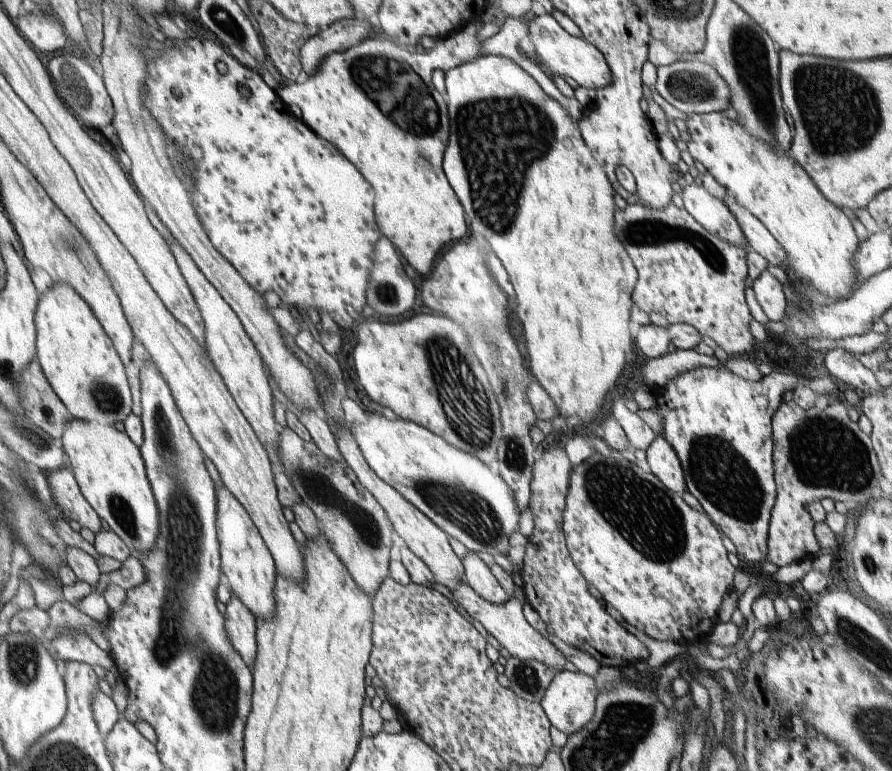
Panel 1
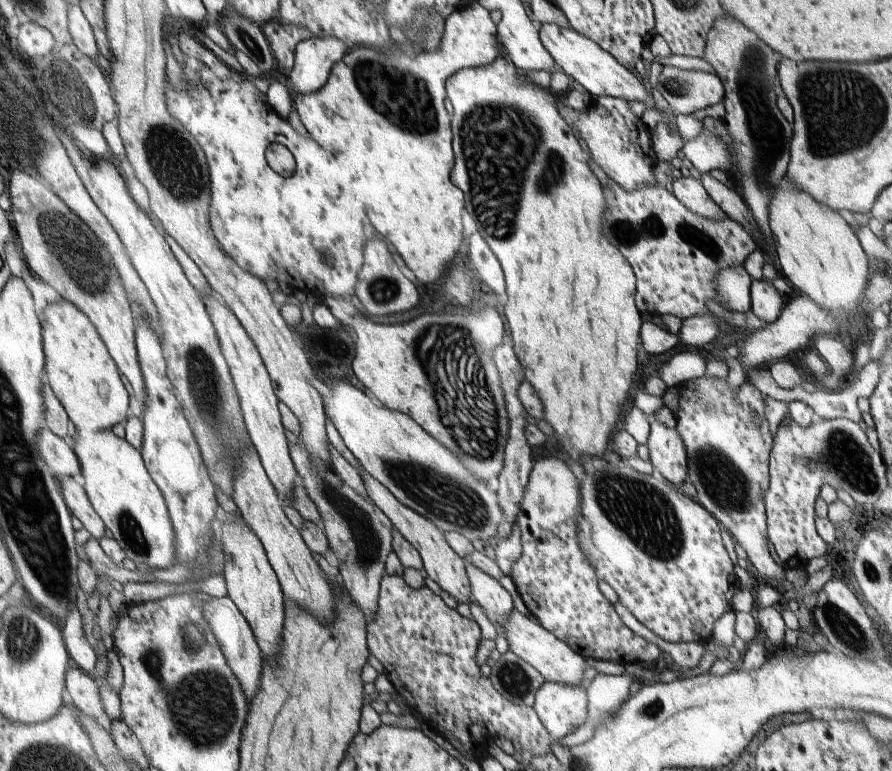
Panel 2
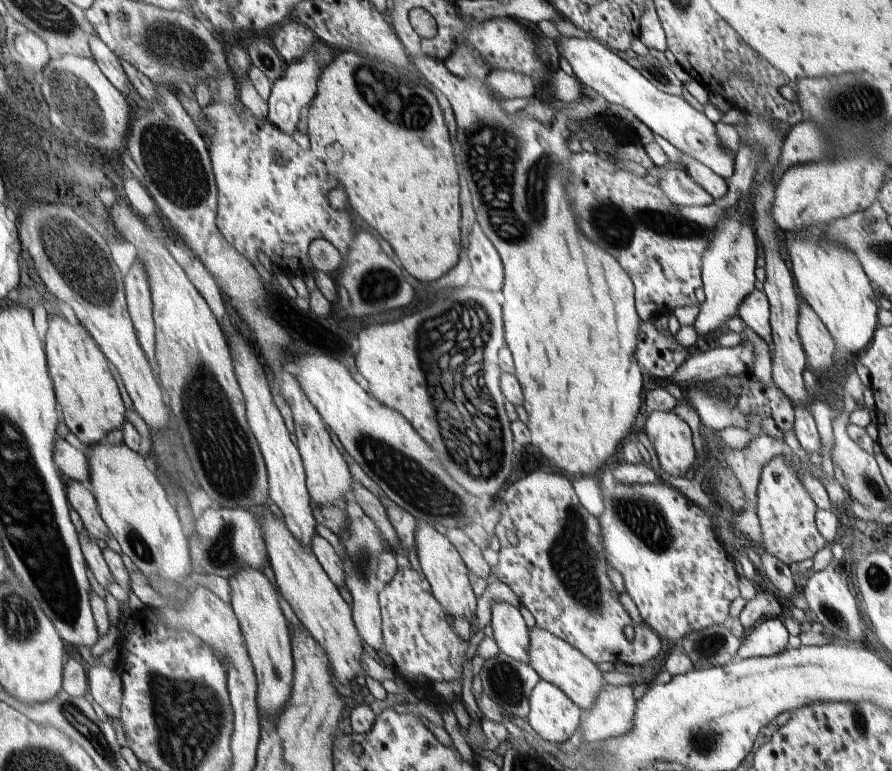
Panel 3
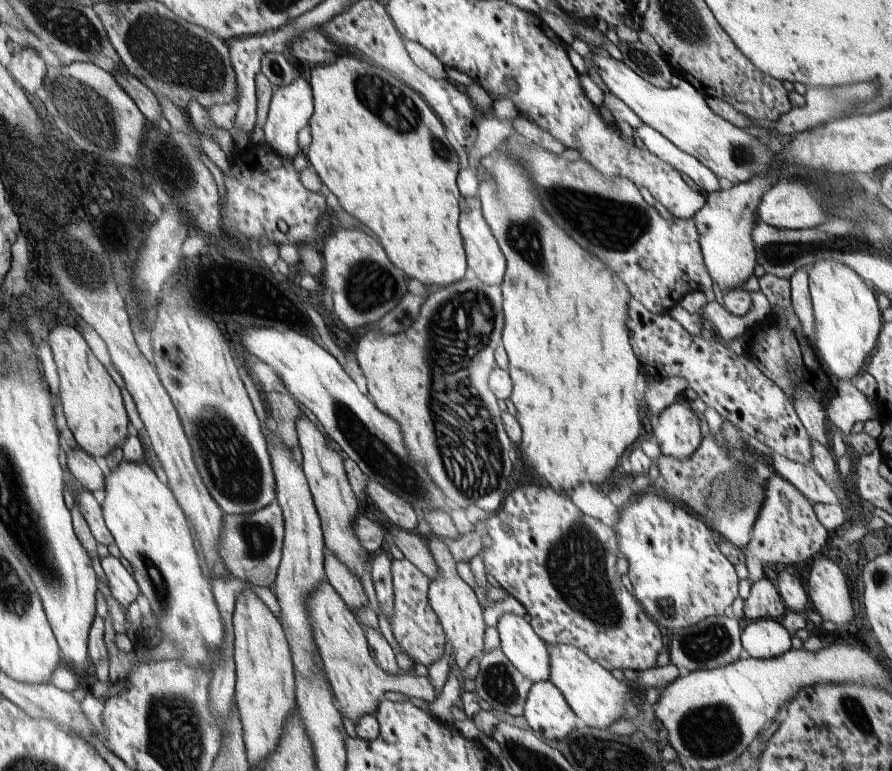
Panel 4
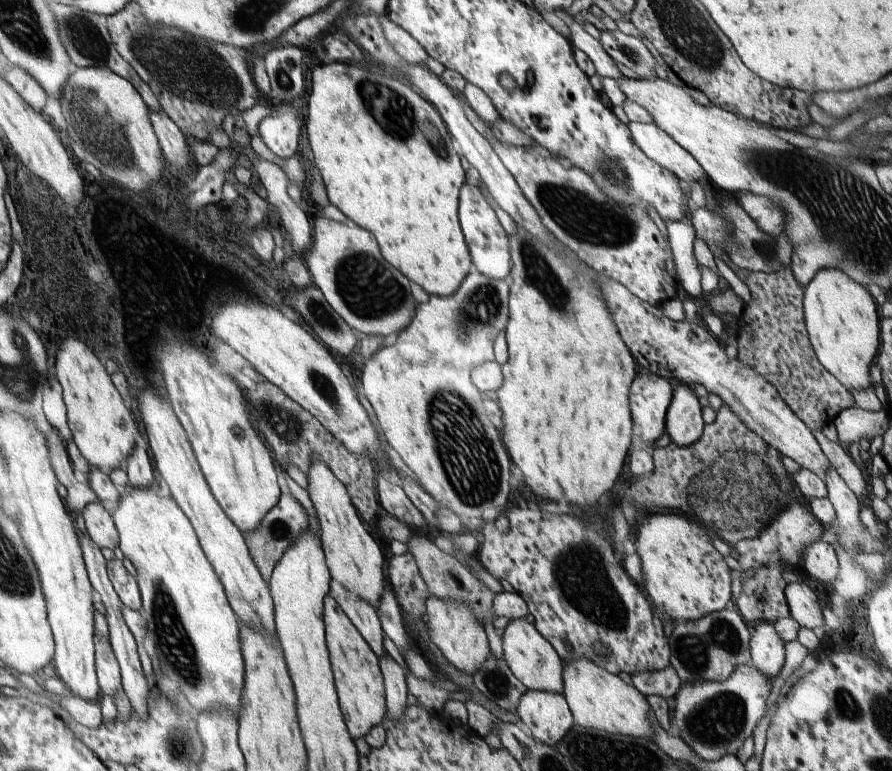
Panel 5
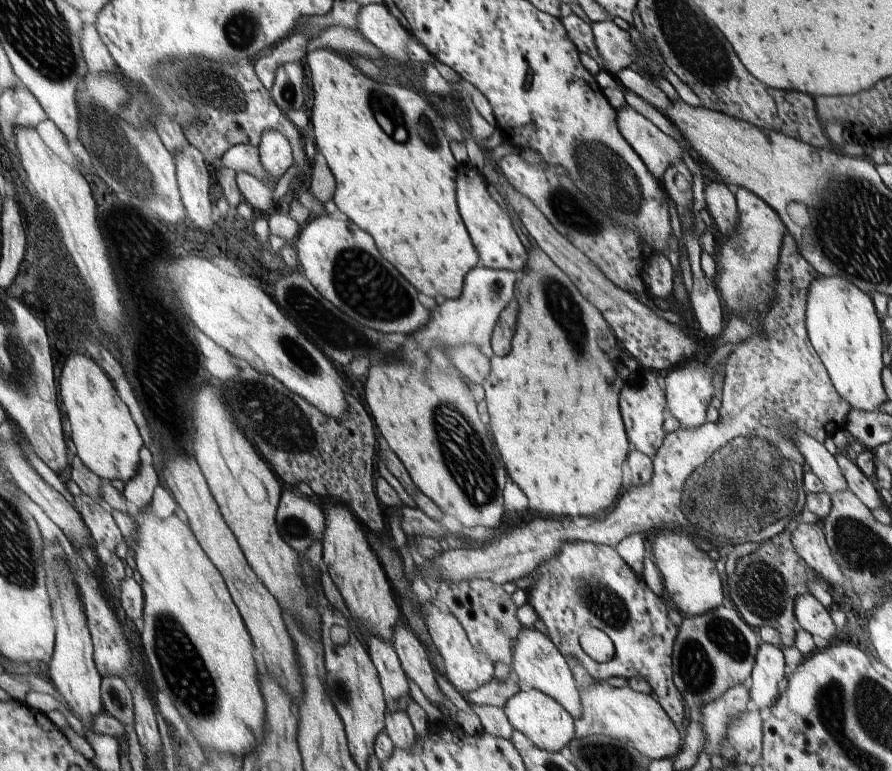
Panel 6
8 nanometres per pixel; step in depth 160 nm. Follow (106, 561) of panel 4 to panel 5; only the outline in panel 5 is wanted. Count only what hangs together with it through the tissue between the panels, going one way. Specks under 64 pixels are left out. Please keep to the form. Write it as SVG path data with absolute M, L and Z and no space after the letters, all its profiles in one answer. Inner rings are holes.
M117 558L108 561L107 573L124 606L142 611L143 604L137 580L126 571L122 561Z

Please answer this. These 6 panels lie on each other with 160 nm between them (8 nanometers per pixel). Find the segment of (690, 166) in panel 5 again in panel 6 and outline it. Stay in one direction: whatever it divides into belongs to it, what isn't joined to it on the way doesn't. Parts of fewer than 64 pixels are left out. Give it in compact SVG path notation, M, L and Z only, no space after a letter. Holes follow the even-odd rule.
M625 106L617 111L617 125L628 144L639 154L644 164L662 182L665 170L682 160L682 142L658 129L650 120Z

